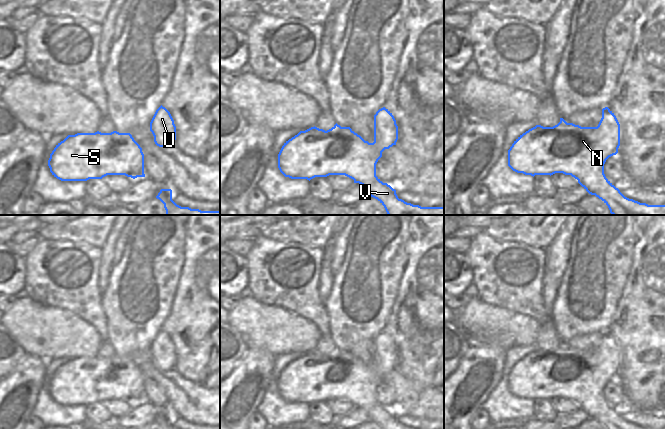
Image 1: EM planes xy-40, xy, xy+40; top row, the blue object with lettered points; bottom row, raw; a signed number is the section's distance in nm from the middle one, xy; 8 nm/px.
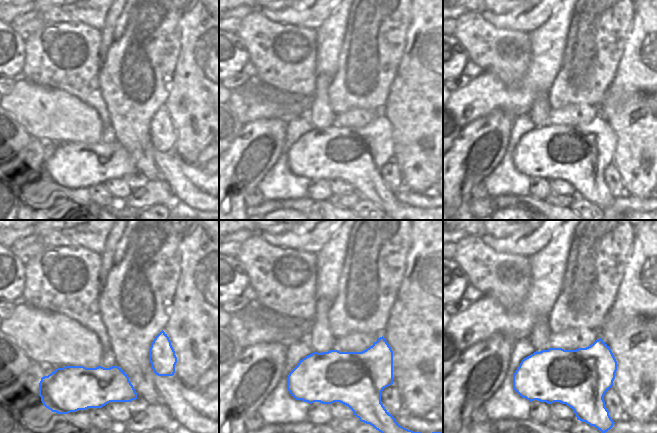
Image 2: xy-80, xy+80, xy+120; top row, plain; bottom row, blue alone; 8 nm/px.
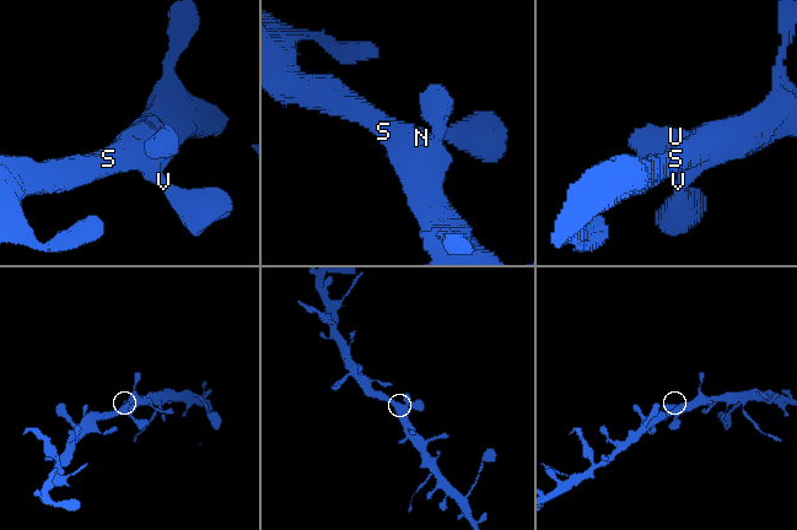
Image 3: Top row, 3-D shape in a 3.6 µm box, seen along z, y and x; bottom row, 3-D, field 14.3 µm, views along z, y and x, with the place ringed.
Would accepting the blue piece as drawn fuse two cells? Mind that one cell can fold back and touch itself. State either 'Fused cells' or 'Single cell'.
Single cell.

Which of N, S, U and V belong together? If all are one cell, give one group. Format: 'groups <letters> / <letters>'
groups N S U V

